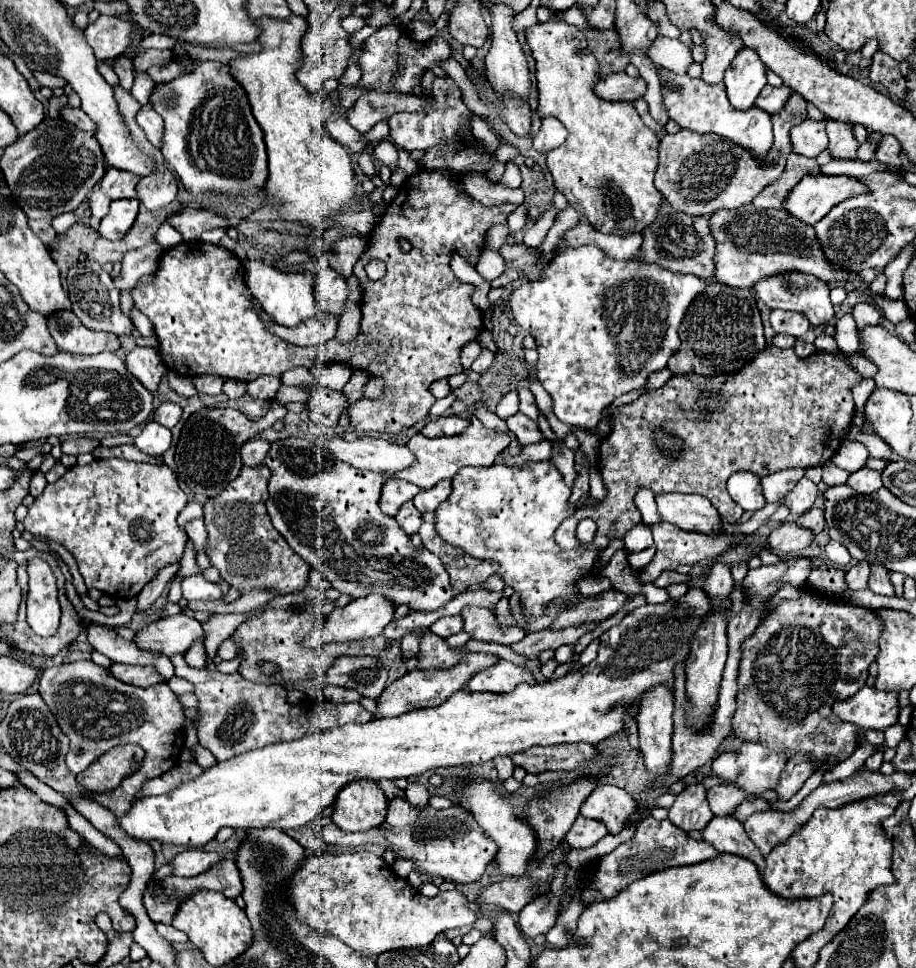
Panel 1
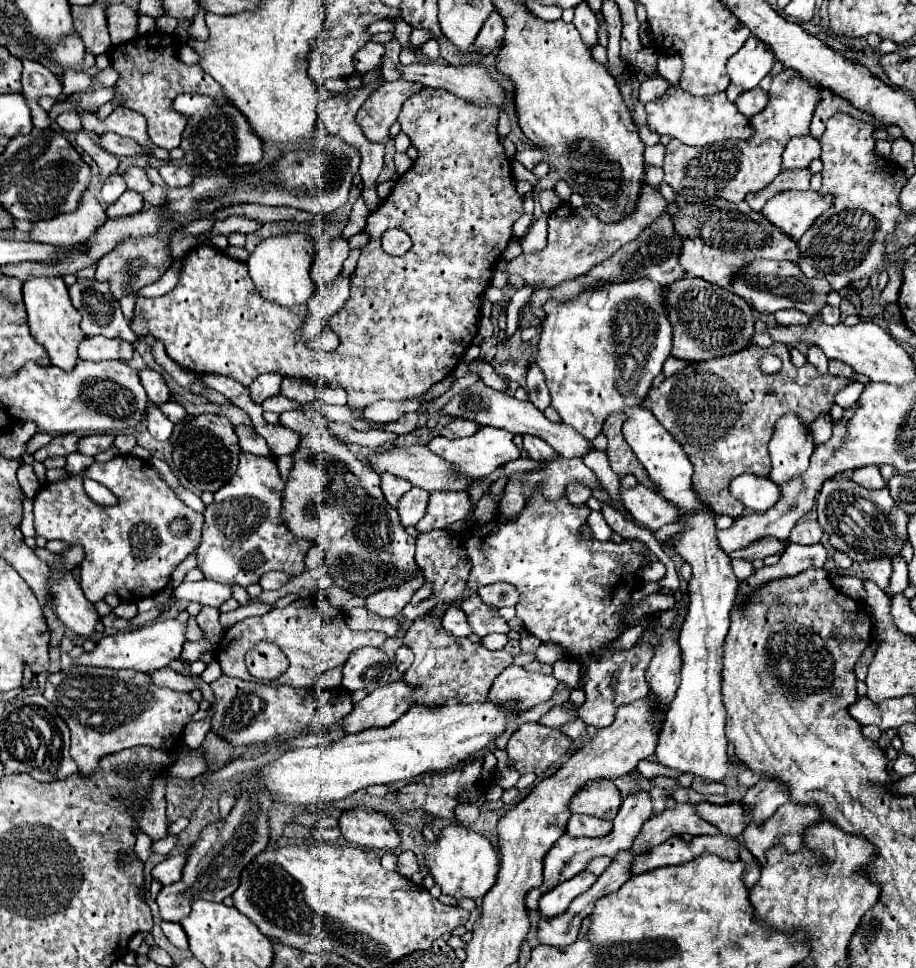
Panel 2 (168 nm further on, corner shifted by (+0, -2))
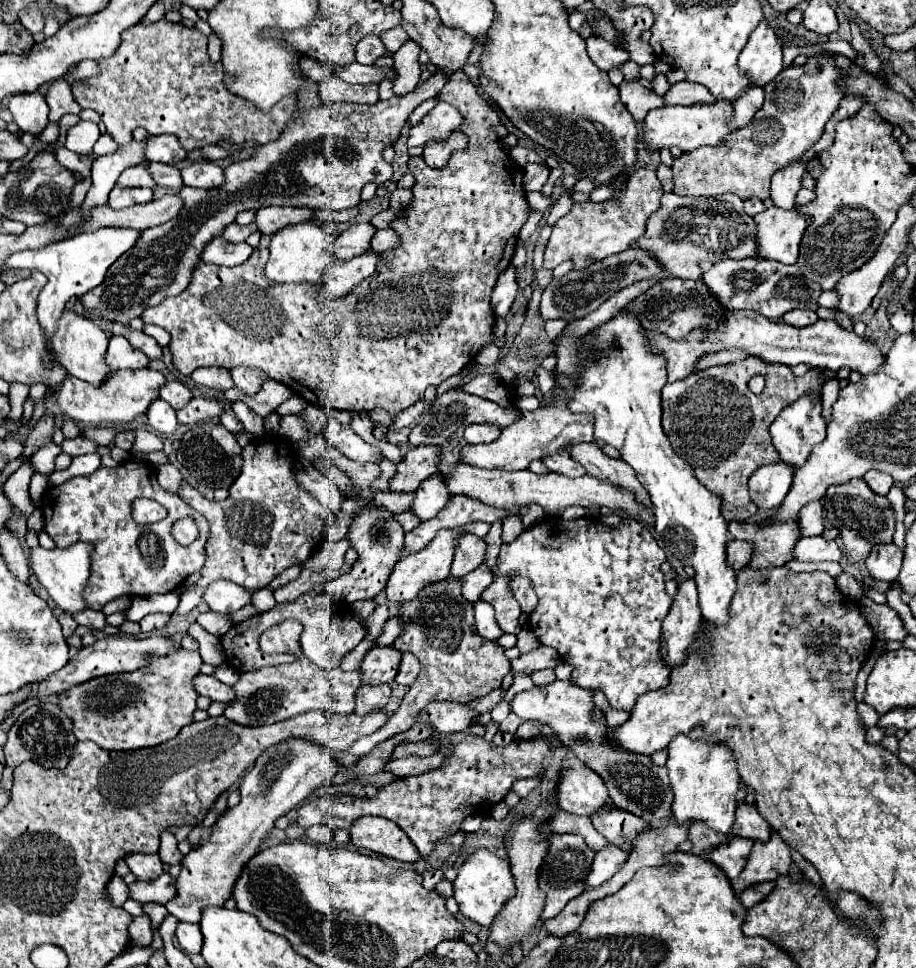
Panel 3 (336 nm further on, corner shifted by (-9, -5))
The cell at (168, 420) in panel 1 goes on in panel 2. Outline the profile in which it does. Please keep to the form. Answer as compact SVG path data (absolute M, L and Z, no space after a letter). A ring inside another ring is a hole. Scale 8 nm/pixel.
M167 401L167 403L163 403L159 409L163 411L163 415L165 415L171 423L179 423L179 421L187 415L185 409L183 409L183 405L179 405L177 401Z

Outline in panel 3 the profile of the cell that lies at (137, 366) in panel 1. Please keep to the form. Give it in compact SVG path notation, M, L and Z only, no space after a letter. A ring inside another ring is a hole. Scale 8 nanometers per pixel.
M172 380L160 390L160 398L166 400L174 410L180 410L182 406L186 406L192 400L192 392L182 382Z

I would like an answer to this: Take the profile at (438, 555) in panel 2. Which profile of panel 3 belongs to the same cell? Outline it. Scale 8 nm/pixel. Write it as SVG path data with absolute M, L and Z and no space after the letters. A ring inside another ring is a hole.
M395 616L385 623L382 634L376 640L376 644L383 646L393 645L400 632L402 632L402 620L399 616Z

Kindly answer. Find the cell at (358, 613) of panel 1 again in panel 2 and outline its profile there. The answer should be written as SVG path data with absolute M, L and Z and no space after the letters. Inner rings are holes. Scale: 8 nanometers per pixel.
M415 575L413 579L405 581L403 585L397 587L387 587L379 593L373 593L371 597L365 599L365 609L371 613L377 613L379 617L399 617L403 607L411 601L411 595L425 583L425 577Z

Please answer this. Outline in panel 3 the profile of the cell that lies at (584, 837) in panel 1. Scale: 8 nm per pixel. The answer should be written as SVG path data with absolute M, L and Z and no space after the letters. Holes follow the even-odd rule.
M618 808L602 810L594 814L592 824L608 842L614 842L616 846L624 846L628 850L634 848L638 834L648 826L642 818Z

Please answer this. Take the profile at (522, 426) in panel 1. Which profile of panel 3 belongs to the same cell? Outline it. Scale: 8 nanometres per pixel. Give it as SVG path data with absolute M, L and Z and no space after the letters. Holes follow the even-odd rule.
M558 452L558 454L554 454L554 456L544 458L544 464L546 464L552 472L556 472L556 474L566 474L568 478L576 478L576 476L586 474L584 466L578 466L578 462L574 462L574 460L570 458L570 454L566 454L566 452Z

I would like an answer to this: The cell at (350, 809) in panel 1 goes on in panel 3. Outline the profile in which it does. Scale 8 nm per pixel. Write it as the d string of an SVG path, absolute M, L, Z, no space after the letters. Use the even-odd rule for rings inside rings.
M378 816L358 818L358 822L354 822L350 828L350 840L358 848L400 862L416 862L420 858L410 838L406 838L406 834L398 828L398 824L386 818L378 818Z

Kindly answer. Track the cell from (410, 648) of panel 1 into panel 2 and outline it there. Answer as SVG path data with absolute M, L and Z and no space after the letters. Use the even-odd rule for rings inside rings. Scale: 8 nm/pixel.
M399 647L395 653L395 667L399 673L405 673L413 663L413 651L409 651L409 647Z

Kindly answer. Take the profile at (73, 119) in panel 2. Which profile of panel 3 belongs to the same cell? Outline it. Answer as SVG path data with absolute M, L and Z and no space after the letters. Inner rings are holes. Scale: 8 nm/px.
M80 120L74 128L68 130L66 148L72 150L72 152L76 152L76 154L88 154L88 152L92 152L92 146L98 140L98 136L100 136L98 124L82 122Z

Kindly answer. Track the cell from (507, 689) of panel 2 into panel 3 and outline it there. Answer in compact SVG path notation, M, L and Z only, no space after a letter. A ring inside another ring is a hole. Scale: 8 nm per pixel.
M554 680L548 686L534 686L528 692L516 694L510 706L512 712L522 720L538 720L540 724L548 726L564 748L574 752L586 766L590 766L590 770L598 772L598 776L606 782L608 794L616 808L644 818L650 826L662 824L672 818L674 794L670 790L668 770L664 766L658 766L656 770L656 764L650 756L618 750L610 742L606 720L592 720L592 710L596 706L594 690L578 688L568 680Z

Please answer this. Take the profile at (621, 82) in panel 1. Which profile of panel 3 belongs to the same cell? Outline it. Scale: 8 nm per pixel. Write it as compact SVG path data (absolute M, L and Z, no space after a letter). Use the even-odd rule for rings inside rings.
M678 82L672 84L668 94L664 96L666 104L678 104L678 106L694 106L694 104L710 104L714 102L714 96L706 86L698 86L696 82Z

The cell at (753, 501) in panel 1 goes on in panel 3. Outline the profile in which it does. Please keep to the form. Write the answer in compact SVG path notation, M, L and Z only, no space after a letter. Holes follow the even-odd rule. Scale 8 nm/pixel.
M784 462L760 466L748 478L748 490L752 502L758 508L766 510L778 508L792 486L792 478L794 478L794 466L786 466Z

